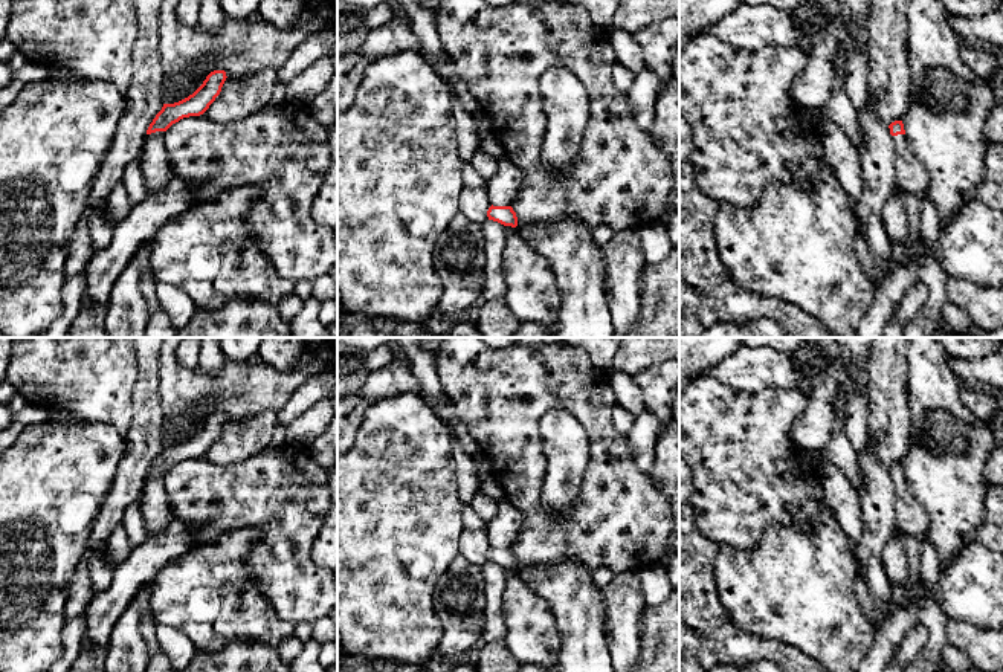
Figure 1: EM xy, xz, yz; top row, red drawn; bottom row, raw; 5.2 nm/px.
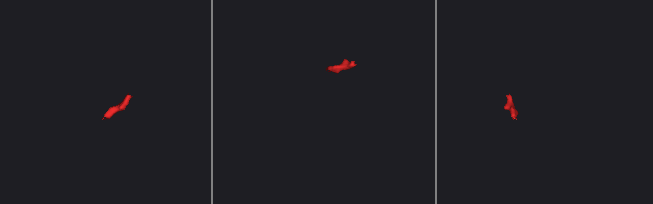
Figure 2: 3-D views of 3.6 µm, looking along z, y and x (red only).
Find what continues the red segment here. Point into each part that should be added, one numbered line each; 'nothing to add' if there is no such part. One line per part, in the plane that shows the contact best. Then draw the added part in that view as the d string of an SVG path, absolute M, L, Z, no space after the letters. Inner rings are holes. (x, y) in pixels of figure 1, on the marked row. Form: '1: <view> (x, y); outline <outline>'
1: yz (910, 174); outline M905 134L893 136L896 151L896 185L913 194L924 194L930 185L930 174L913 154Z

